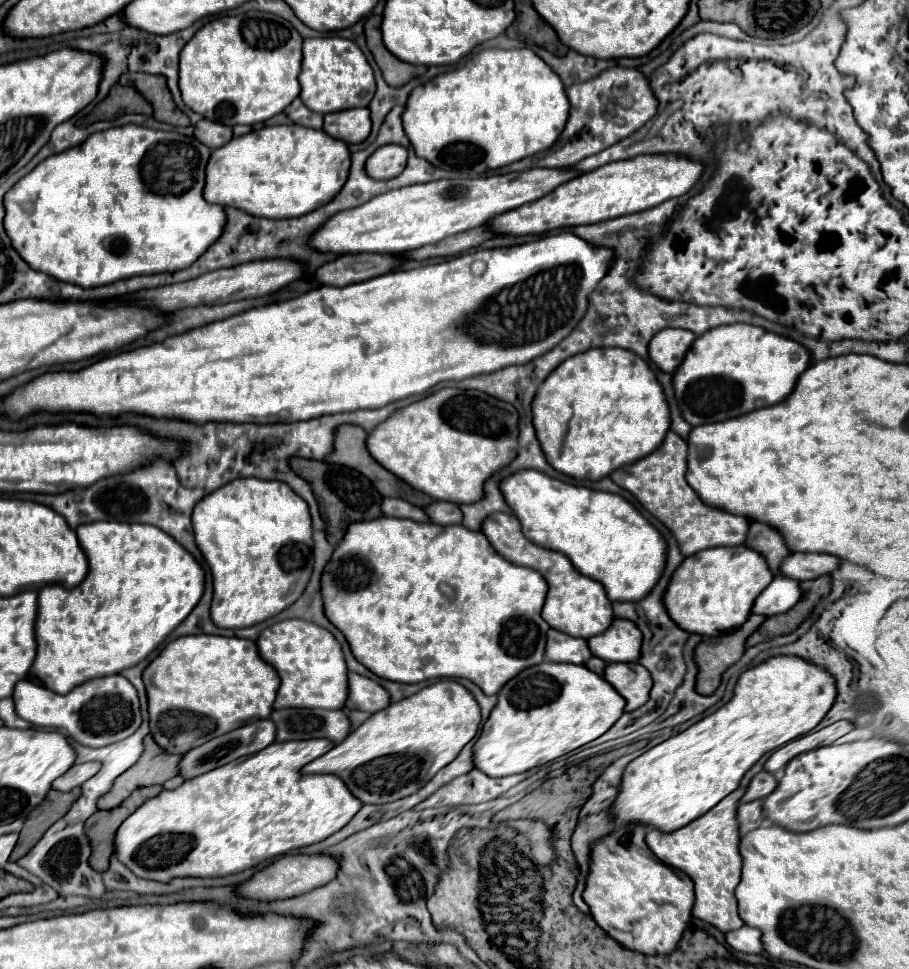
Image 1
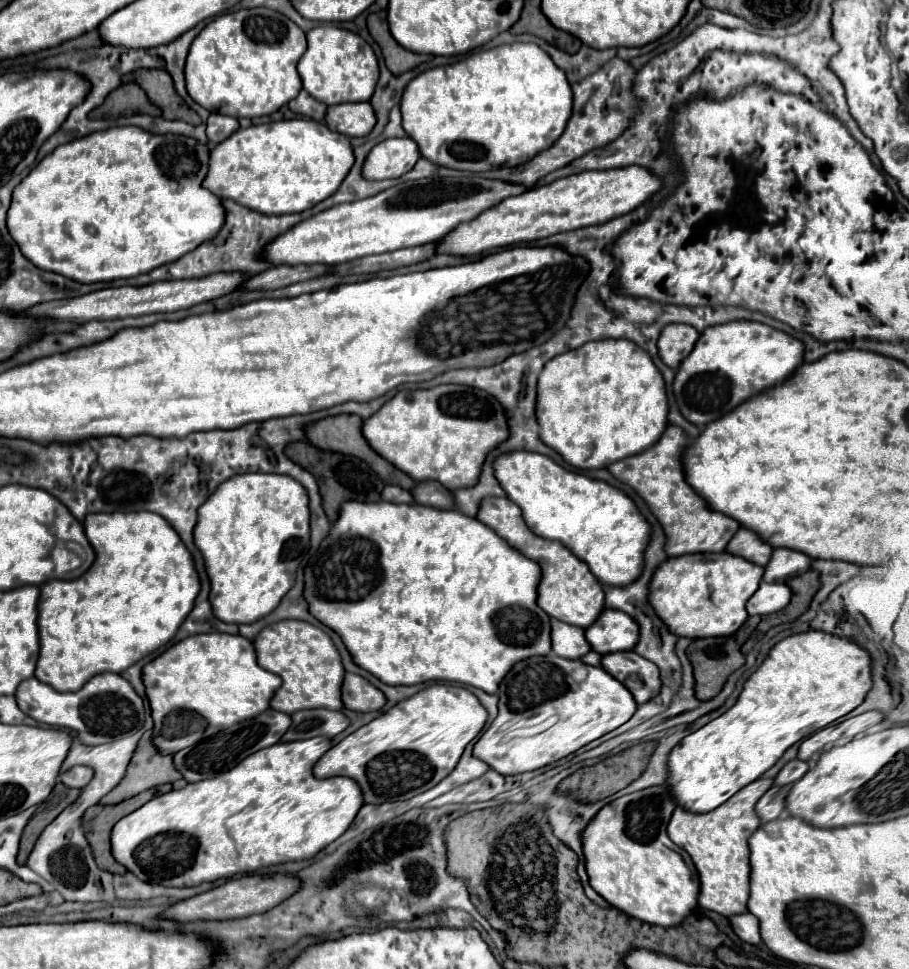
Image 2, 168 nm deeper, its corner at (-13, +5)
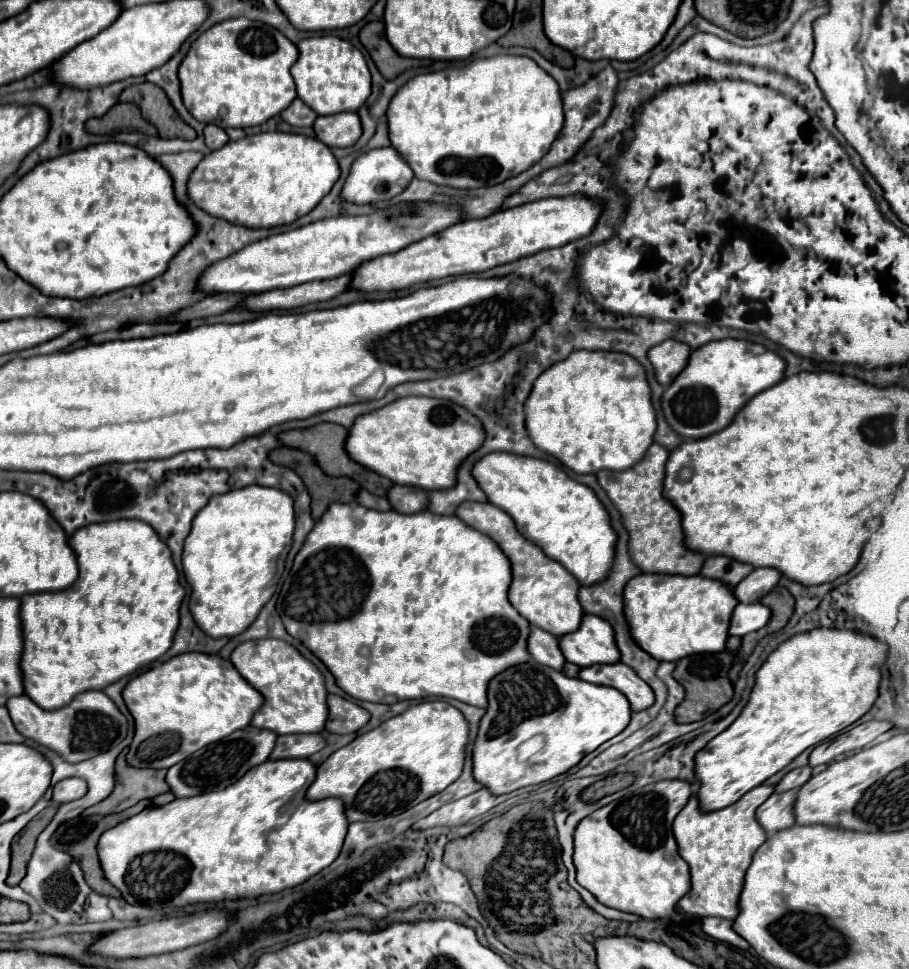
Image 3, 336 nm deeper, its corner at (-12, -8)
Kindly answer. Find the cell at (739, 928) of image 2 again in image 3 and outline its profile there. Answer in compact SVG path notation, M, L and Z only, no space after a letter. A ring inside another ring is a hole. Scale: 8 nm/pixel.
M703 918L703 930L719 940L719 942L725 942L733 948L739 948L739 950L749 950L749 942L743 940L735 930L733 930L733 922L729 920L723 920L723 918Z

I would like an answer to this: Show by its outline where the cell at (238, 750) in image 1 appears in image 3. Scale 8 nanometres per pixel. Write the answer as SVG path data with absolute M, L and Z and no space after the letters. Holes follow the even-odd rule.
M247 726L243 730L233 732L231 736L223 738L215 746L209 746L203 754L197 752L175 766L167 770L167 784L171 786L171 792L177 798L187 798L187 796L197 796L203 792L213 792L213 790L223 790L237 782L247 770L253 766L265 762L269 758L269 752L273 750L273 744L277 742L277 734L269 730L259 730L253 726Z

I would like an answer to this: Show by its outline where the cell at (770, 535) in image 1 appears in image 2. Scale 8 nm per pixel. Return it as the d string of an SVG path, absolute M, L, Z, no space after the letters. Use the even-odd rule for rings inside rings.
M742 527L736 531L734 539L726 545L724 551L730 555L738 555L738 557L742 557L754 565L764 567L770 561L770 549L772 547L768 543L764 543L762 539L758 539L756 533Z

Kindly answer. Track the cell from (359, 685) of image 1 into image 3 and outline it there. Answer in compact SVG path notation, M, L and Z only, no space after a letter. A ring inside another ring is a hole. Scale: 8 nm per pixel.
M331 694L327 698L327 704L329 704L329 718L327 718L325 728L335 734L357 732L371 718L371 714L365 708L361 708L359 704L351 702L343 696L337 696L337 694Z

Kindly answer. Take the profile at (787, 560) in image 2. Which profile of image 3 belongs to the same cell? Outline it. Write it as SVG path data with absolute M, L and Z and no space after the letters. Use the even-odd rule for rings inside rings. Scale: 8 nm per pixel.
M755 568L743 582L735 586L735 596L739 598L739 602L745 602L745 604L759 602L765 594L769 594L779 584L781 578L783 574L779 570Z

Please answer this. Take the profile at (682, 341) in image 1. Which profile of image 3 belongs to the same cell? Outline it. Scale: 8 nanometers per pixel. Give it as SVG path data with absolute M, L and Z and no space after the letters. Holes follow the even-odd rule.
M665 340L647 354L651 364L655 366L655 376L663 386L669 386L677 374L681 374L681 368L685 368L687 358L691 354L691 348L687 344L681 344L677 340Z

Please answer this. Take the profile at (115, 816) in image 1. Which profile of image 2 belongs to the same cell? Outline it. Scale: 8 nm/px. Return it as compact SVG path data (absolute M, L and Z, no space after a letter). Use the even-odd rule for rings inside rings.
M158 785L150 791L142 791L140 795L126 799L118 805L94 805L90 807L84 815L82 815L82 827L84 827L84 835L90 843L90 849L94 847L94 859L98 863L100 869L110 871L114 875L124 875L126 867L122 867L110 851L110 831L114 827L114 823L122 817L126 817L128 813L136 811L138 807L142 807L146 801L154 799L160 793L168 793L172 791L172 785Z

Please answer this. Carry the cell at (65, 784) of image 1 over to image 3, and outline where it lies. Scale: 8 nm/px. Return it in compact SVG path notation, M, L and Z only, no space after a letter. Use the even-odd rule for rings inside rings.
M65 778L61 782L57 782L53 786L53 802L57 804L65 804L65 802L73 802L81 796L85 796L87 792L87 784L81 778Z

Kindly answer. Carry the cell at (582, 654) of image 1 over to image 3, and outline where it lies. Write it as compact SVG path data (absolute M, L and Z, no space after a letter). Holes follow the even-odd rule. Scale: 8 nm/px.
M538 627L531 628L529 652L535 662L556 670L562 669L566 662L559 647L559 639Z

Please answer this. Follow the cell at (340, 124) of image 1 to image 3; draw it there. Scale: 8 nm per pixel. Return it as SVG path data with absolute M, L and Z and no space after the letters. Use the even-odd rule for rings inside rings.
M339 112L331 116L319 116L313 124L317 138L329 148L347 148L353 146L361 134L363 126L359 114L355 112Z

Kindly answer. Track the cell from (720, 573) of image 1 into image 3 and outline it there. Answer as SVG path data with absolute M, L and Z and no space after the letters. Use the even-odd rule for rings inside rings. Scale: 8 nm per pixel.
M639 574L635 576L633 580L629 580L629 584L625 586L625 616L627 616L627 622L631 626L631 636L633 640L645 650L649 652L651 656L655 656L659 662L663 660L671 660L671 662L677 662L685 656L691 656L691 654L703 654L703 652L721 652L725 650L725 642L729 638L729 618L733 616L733 610L735 606L739 604L737 596L733 596L733 586L725 588L725 584L717 584L715 580L705 580L705 576L661 576L661 574Z

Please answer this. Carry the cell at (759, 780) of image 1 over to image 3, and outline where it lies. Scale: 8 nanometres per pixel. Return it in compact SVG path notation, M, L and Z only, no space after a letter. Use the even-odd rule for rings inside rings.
M809 766L795 768L795 770L791 770L783 776L783 780L775 786L775 790L777 792L787 792L787 790L793 790L793 788L801 788L809 778L811 778L811 768Z

